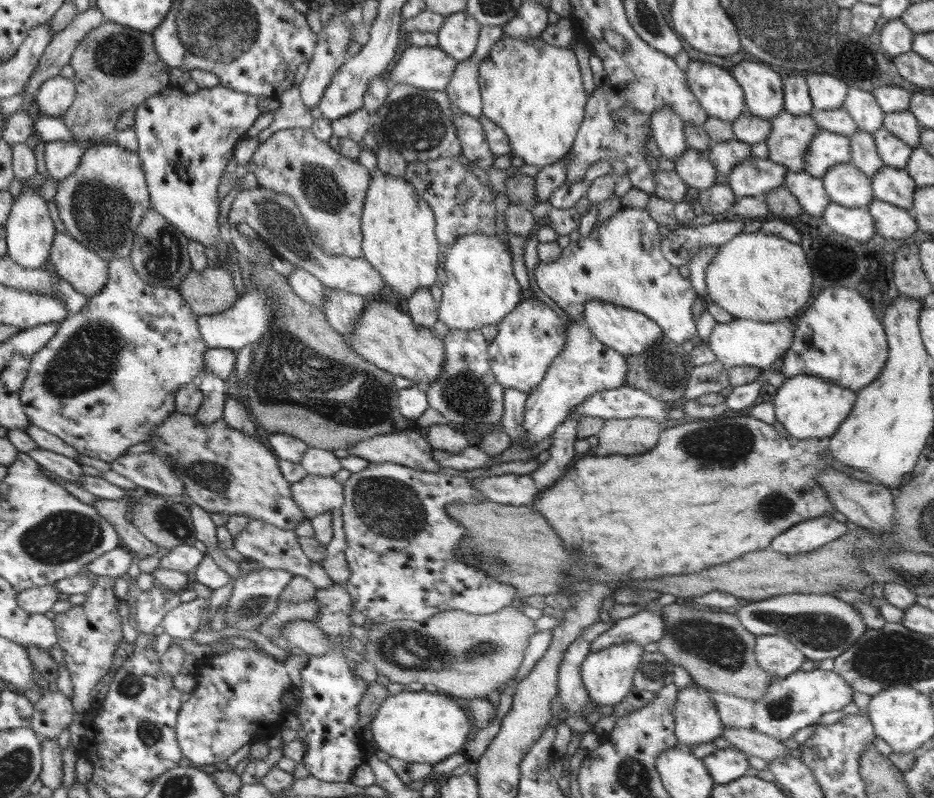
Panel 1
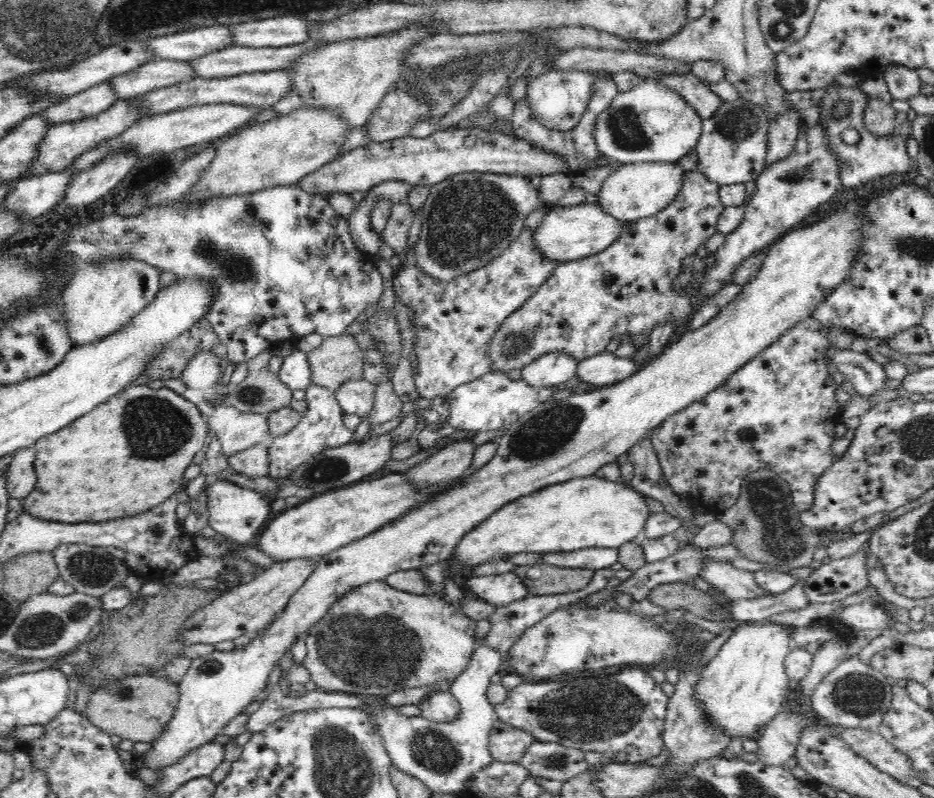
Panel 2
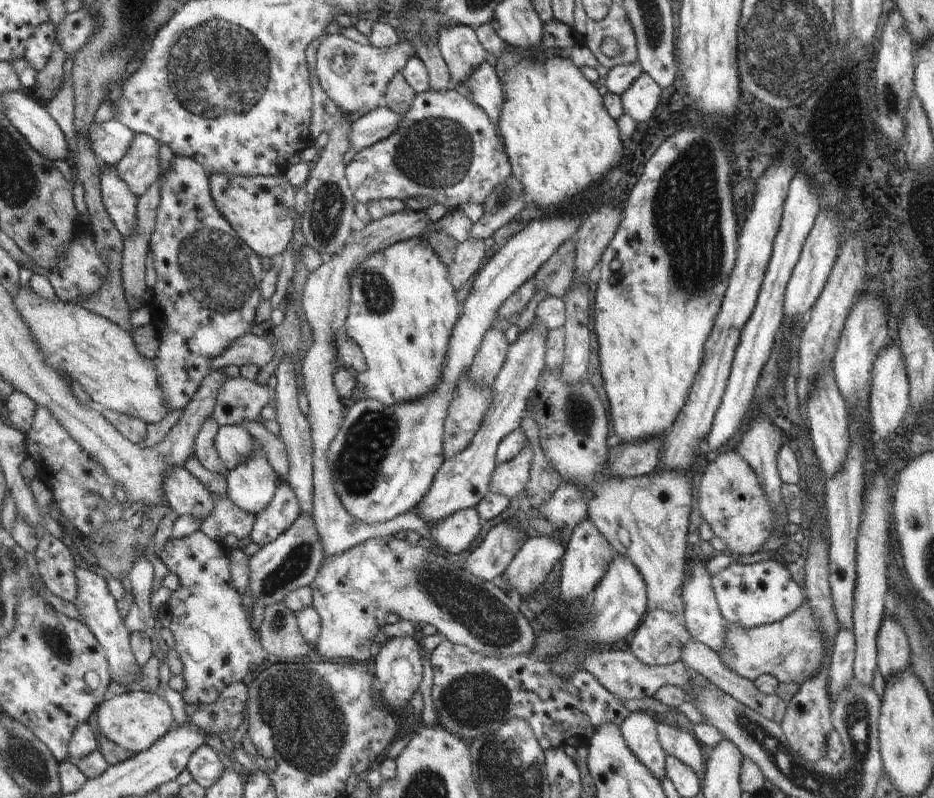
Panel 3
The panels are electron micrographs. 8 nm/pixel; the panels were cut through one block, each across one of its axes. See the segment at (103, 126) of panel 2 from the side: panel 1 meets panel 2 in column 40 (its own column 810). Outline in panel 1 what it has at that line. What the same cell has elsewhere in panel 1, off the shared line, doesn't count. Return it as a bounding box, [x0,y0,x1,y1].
[803,129,850,179]

